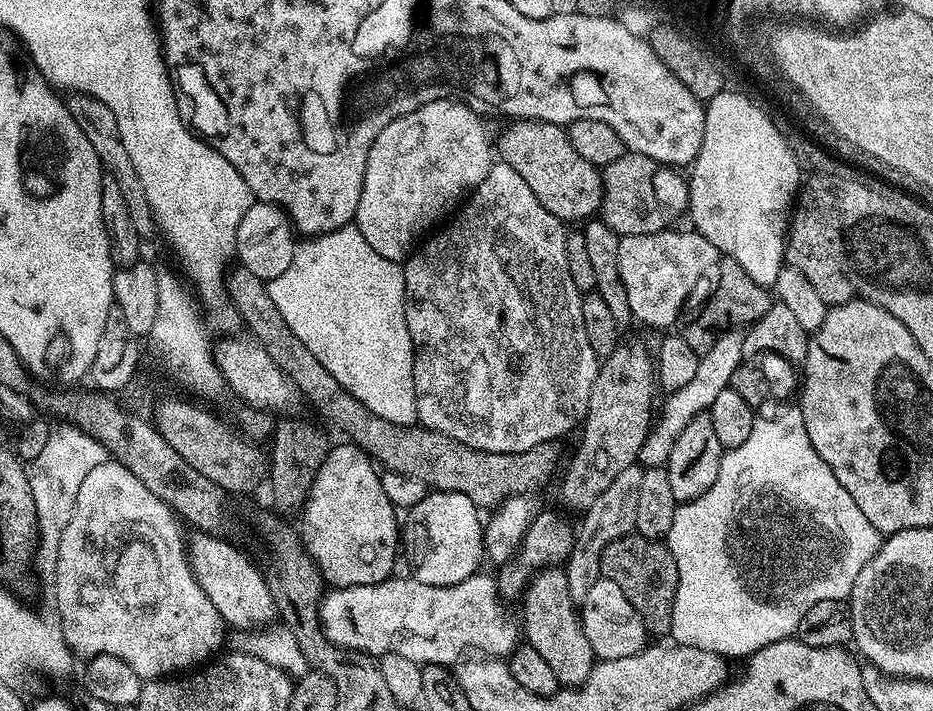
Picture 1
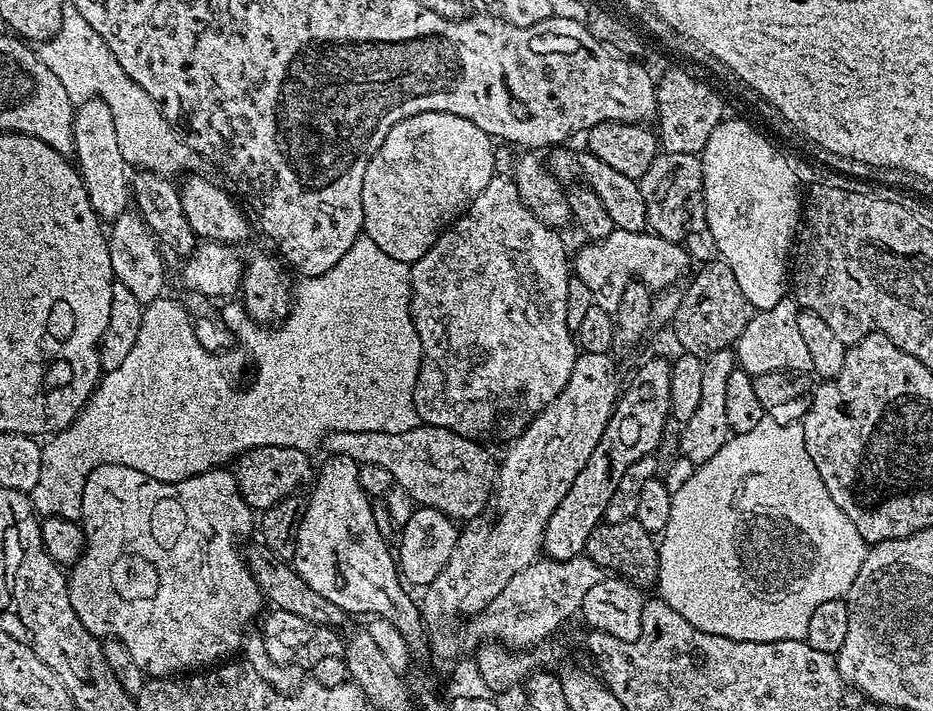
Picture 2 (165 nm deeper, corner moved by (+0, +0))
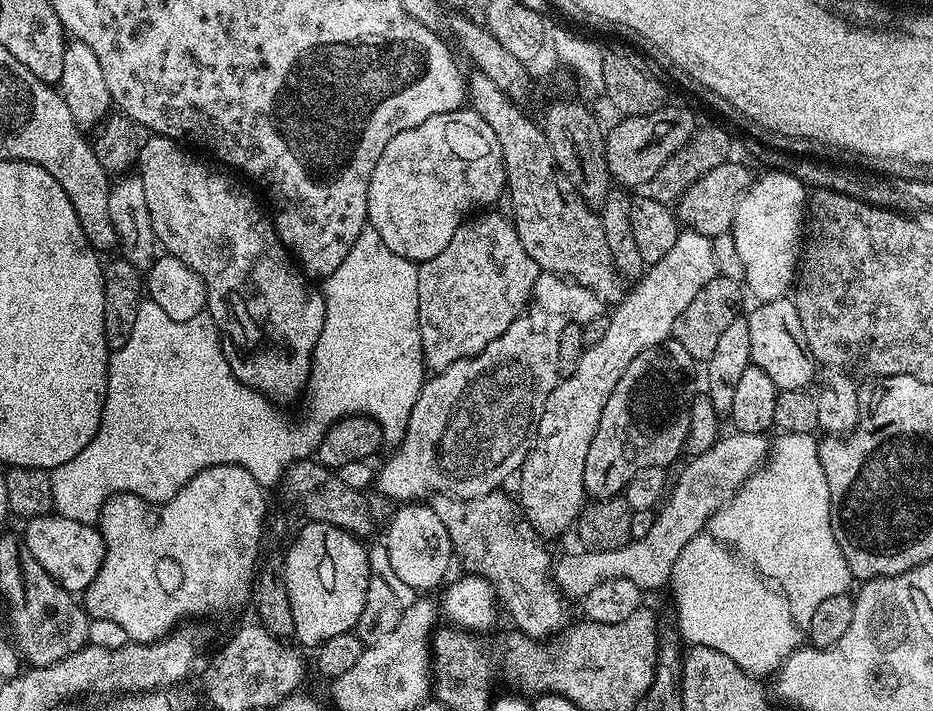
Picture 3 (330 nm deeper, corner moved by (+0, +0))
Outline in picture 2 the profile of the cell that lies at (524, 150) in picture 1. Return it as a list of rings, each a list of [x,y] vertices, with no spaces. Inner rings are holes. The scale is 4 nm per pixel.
[[[556,146],[547,153],[549,156],[546,156],[546,165],[554,178],[565,186],[580,185],[594,190],[594,194],[602,198],[602,206],[606,206],[606,211],[617,228],[631,232],[645,231],[648,222],[646,202],[642,202],[642,190],[639,183],[626,178],[626,174],[621,174],[619,170],[606,166],[606,162],[602,162],[602,158],[594,158],[592,152],[587,150],[575,152],[574,149],[568,147],[572,146]]]

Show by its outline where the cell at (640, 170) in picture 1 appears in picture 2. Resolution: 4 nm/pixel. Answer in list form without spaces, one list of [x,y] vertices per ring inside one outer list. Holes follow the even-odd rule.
[[[661,151],[650,162],[650,170],[638,181],[642,190],[642,202],[646,202],[647,227],[655,235],[675,244],[684,239],[684,227],[688,225],[688,206],[701,195],[704,187],[702,166],[697,154],[674,154]]]

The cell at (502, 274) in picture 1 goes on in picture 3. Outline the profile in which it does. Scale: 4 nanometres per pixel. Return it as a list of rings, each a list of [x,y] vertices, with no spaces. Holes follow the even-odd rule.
[[[488,210],[483,214],[477,215],[475,218],[469,218],[464,221],[464,225],[447,243],[446,250],[442,250],[442,254],[434,254],[434,258],[423,261],[418,267],[418,302],[420,303],[420,337],[422,338],[422,350],[424,351],[424,363],[429,369],[443,370],[450,367],[454,362],[465,360],[471,356],[477,356],[482,350],[486,350],[486,346],[490,346],[490,342],[494,342],[494,338],[498,338],[503,332],[514,323],[518,317],[527,309],[529,300],[532,299],[532,291],[534,290],[534,282],[541,274],[542,269],[534,262],[534,258],[530,258],[530,254],[526,254],[526,246],[522,246],[522,242],[516,233],[516,225],[507,215],[499,216],[498,213],[492,212],[496,210]]]

